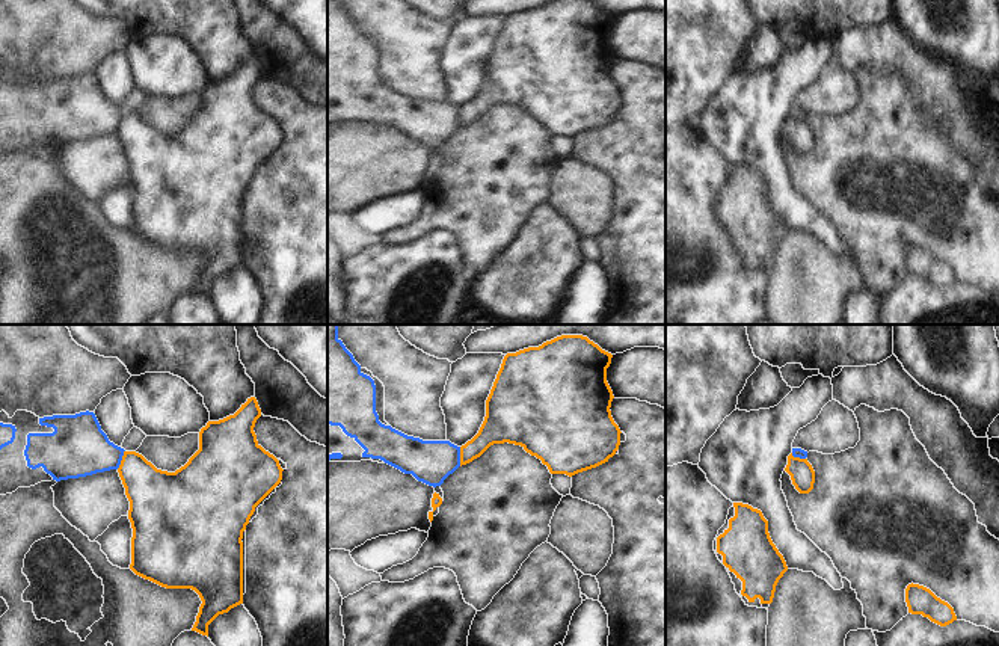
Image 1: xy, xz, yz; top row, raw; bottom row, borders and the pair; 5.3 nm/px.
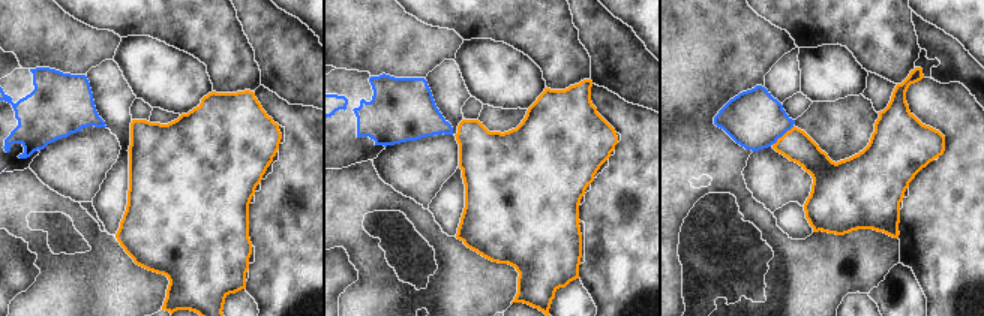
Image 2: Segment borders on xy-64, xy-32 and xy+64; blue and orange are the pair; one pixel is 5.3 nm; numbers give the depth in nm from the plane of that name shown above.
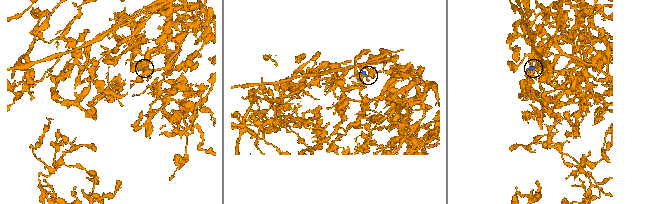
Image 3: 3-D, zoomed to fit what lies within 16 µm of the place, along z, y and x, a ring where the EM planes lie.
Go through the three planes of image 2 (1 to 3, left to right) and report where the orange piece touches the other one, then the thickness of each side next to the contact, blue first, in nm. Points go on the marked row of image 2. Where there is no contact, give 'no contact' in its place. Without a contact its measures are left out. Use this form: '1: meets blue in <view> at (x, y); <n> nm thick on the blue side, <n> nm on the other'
1: no contact
2: no contact
3: meets blue in xy+64 at (782, 135); 320 nm thick on the blue side, 170 nm on the other

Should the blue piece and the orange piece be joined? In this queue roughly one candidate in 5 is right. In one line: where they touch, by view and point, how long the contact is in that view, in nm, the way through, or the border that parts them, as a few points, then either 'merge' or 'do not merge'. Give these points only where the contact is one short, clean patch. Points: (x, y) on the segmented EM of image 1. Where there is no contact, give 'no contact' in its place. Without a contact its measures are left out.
meets blue in xz at (459, 456); contact 100 nm long; border along xz (459, 447), (461, 465); do not merge

